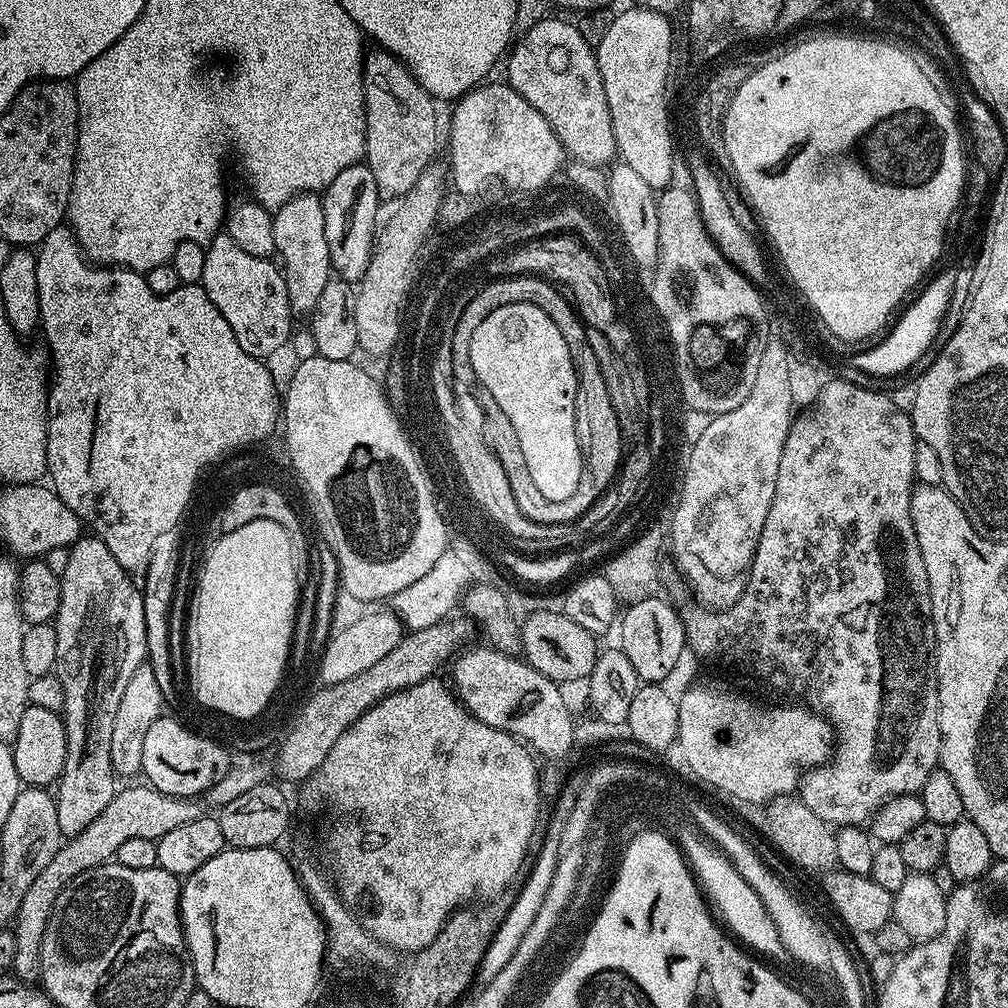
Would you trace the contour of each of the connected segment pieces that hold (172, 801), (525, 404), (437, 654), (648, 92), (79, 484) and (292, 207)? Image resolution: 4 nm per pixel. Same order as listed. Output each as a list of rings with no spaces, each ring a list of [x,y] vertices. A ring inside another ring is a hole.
[[[148,784],[142,786],[124,787],[117,791],[116,797],[82,830],[77,836],[69,836],[60,845],[60,849],[54,854],[42,872],[38,874],[30,885],[30,890],[22,897],[22,904],[18,906],[14,919],[14,931],[16,933],[16,947],[14,962],[11,971],[15,979],[24,981],[32,986],[39,981],[40,967],[42,966],[42,938],[46,934],[48,920],[52,917],[54,906],[58,902],[58,894],[70,886],[78,874],[86,870],[94,870],[98,866],[109,863],[115,857],[118,846],[131,838],[160,839],[162,834],[169,833],[177,826],[184,826],[188,822],[197,821],[198,818],[207,815],[207,805],[196,798],[176,797],[162,794],[156,788]]]
[[[526,302],[500,304],[493,312],[486,314],[486,318],[482,318],[482,322],[478,322],[478,330],[474,330],[474,334],[470,338],[470,366],[474,366],[474,380],[480,384],[481,389],[487,395],[494,398],[494,402],[498,402],[498,406],[502,406],[502,414],[506,414],[506,418],[510,418],[510,426],[514,426],[514,430],[518,433],[518,443],[522,446],[522,455],[526,457],[526,470],[530,470],[530,478],[534,482],[534,486],[538,486],[542,498],[546,498],[550,502],[562,502],[566,498],[570,498],[574,494],[574,490],[578,490],[578,482],[582,478],[584,452],[582,447],[580,448],[582,436],[578,431],[574,360],[570,358],[570,346],[566,346],[566,338],[562,338],[558,326],[554,326],[554,318],[550,318],[550,314],[546,314],[546,310],[542,310],[539,304],[527,304]]]
[[[460,614],[455,618],[440,620],[434,626],[426,626],[417,632],[409,631],[401,638],[400,644],[394,646],[390,654],[386,654],[386,658],[374,662],[374,666],[370,666],[370,670],[366,670],[365,674],[356,677],[354,681],[339,683],[316,696],[316,699],[308,704],[307,711],[304,711],[299,727],[279,743],[280,761],[276,768],[280,771],[281,778],[303,782],[315,775],[326,754],[334,750],[334,742],[338,742],[338,738],[346,734],[353,716],[359,715],[359,712],[366,714],[366,710],[370,710],[390,694],[418,686],[418,682],[423,680],[433,679],[444,663],[445,667],[457,653],[473,643],[472,628],[474,632],[473,621]]]
[[[633,6],[628,8],[625,12],[617,11],[610,25],[610,30],[606,30],[606,36],[598,41],[595,45],[594,51],[596,54],[596,61],[598,62],[598,70],[602,74],[602,86],[606,90],[606,102],[610,106],[610,122],[614,126],[614,138],[616,139],[616,151],[619,159],[625,164],[629,164],[633,170],[638,170],[638,175],[647,182],[654,190],[663,190],[673,183],[672,167],[677,167],[677,157],[673,155],[669,149],[667,133],[662,132],[662,109],[664,109],[664,100],[660,100],[660,88],[664,88],[664,68],[668,68],[668,54],[674,49],[674,42],[672,42],[672,24],[667,15],[663,12],[655,12],[649,8],[641,8]],[[640,48],[648,48],[648,76],[644,76],[640,80]]]
[[[61,226],[50,230],[50,234],[46,234],[46,238],[38,245],[38,251],[35,253],[37,260],[37,278],[38,278],[38,302],[40,303],[40,323],[41,333],[44,332],[46,342],[50,348],[52,354],[52,364],[50,360],[50,366],[52,366],[52,375],[50,378],[51,384],[48,391],[48,432],[47,432],[47,475],[54,492],[59,494],[59,498],[62,502],[66,502],[66,506],[70,506],[70,510],[74,510],[74,514],[85,525],[88,524],[91,531],[102,542],[106,542],[106,550],[110,550],[110,554],[114,554],[114,558],[118,558],[118,566],[122,566],[122,570],[126,570],[129,576],[133,578],[142,578],[146,574],[148,569],[148,563],[150,562],[150,554],[154,550],[154,542],[158,542],[158,538],[162,538],[162,534],[173,531],[177,526],[176,523],[184,516],[184,511],[189,511],[190,505],[187,503],[189,488],[192,486],[193,476],[196,476],[197,469],[200,469],[201,464],[205,464],[205,461],[209,457],[216,456],[217,452],[220,452],[223,447],[226,446],[226,442],[238,442],[239,440],[249,440],[250,437],[254,438],[257,435],[263,435],[263,432],[268,432],[268,429],[272,426],[282,412],[282,396],[278,391],[276,393],[276,385],[278,380],[275,376],[272,376],[271,370],[268,369],[267,363],[261,357],[251,356],[246,354],[246,350],[242,350],[242,346],[238,346],[238,342],[234,338],[234,330],[230,330],[230,322],[226,322],[226,318],[222,318],[222,314],[218,314],[218,306],[214,306],[214,302],[210,302],[210,298],[206,294],[206,290],[200,284],[181,284],[178,290],[174,290],[170,294],[165,296],[155,296],[150,290],[150,286],[144,280],[143,275],[138,272],[132,272],[129,268],[117,268],[115,266],[97,266],[95,263],[89,262],[84,253],[81,252],[79,244],[76,243],[75,236],[72,235],[71,227]],[[120,416],[136,416],[136,420],[140,420],[140,456],[136,456],[136,460],[132,460],[132,456],[92,456],[92,448],[96,444],[96,432],[100,432],[100,428],[104,428],[104,432],[112,432],[112,436],[100,436],[100,440],[116,440],[116,436],[120,436]],[[127,496],[132,496],[132,504],[124,504],[124,499]]]
[[[304,192],[275,209],[274,246],[279,267],[284,273],[286,294],[290,298],[293,313],[310,314],[318,306],[318,298],[326,282],[333,279],[334,271],[330,258],[330,246],[326,240],[326,223],[323,218],[323,202],[319,195]]]

